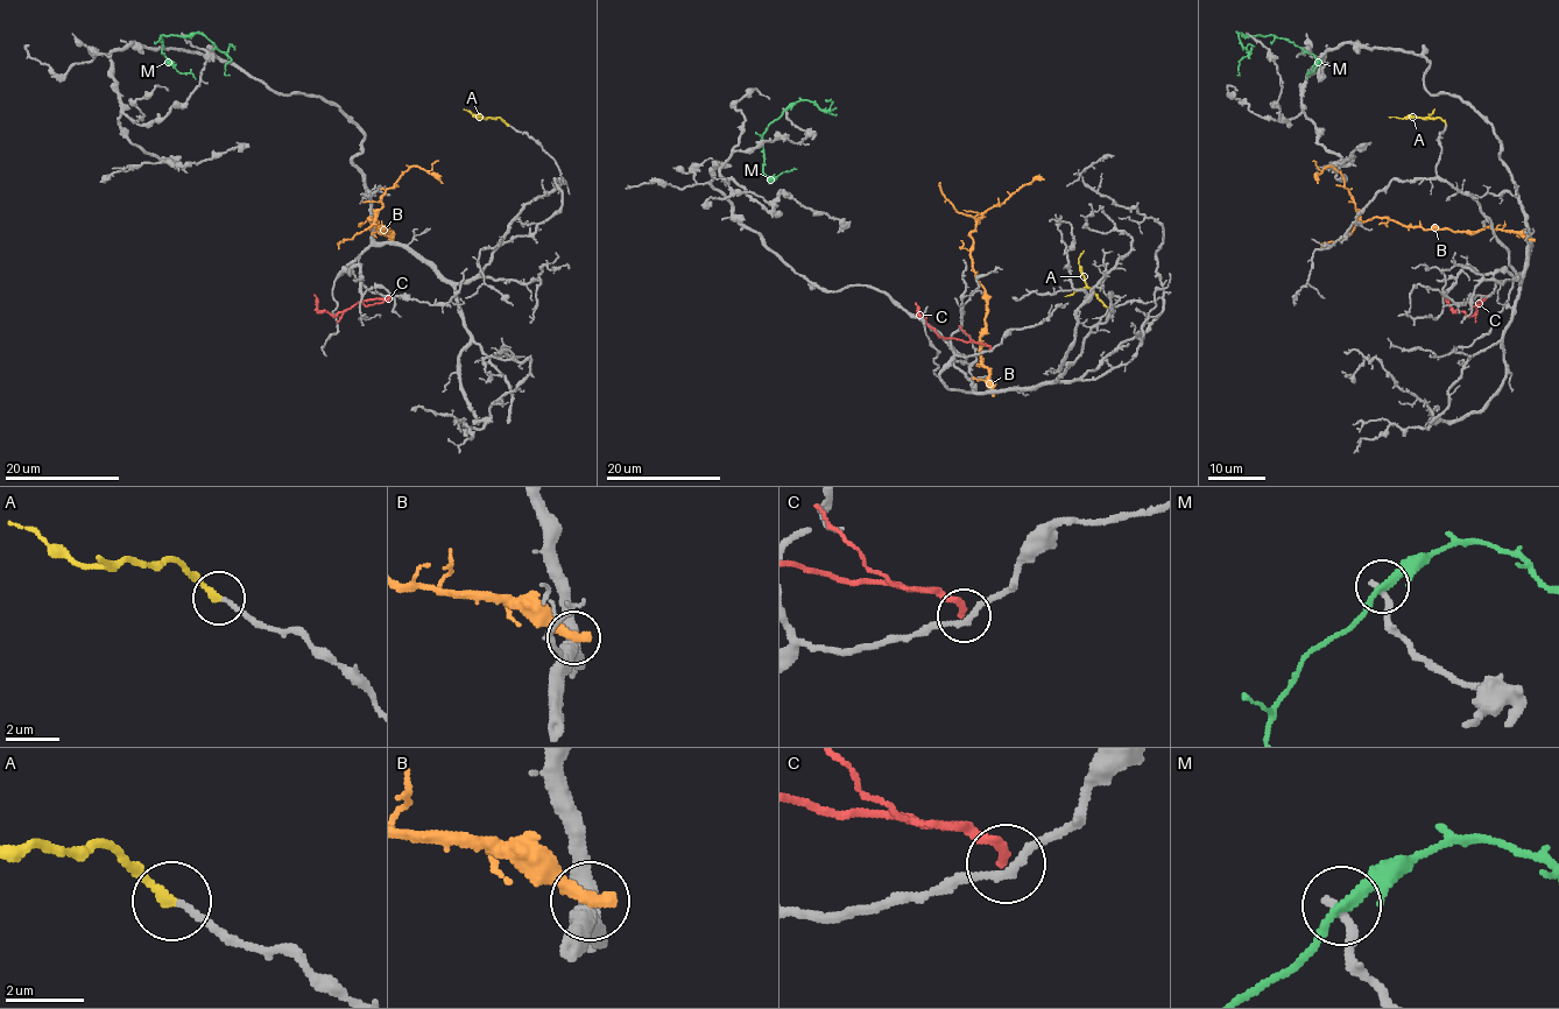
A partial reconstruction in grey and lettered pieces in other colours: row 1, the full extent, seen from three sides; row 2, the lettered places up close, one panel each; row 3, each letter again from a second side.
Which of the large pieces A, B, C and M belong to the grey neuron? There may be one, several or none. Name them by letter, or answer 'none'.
A

